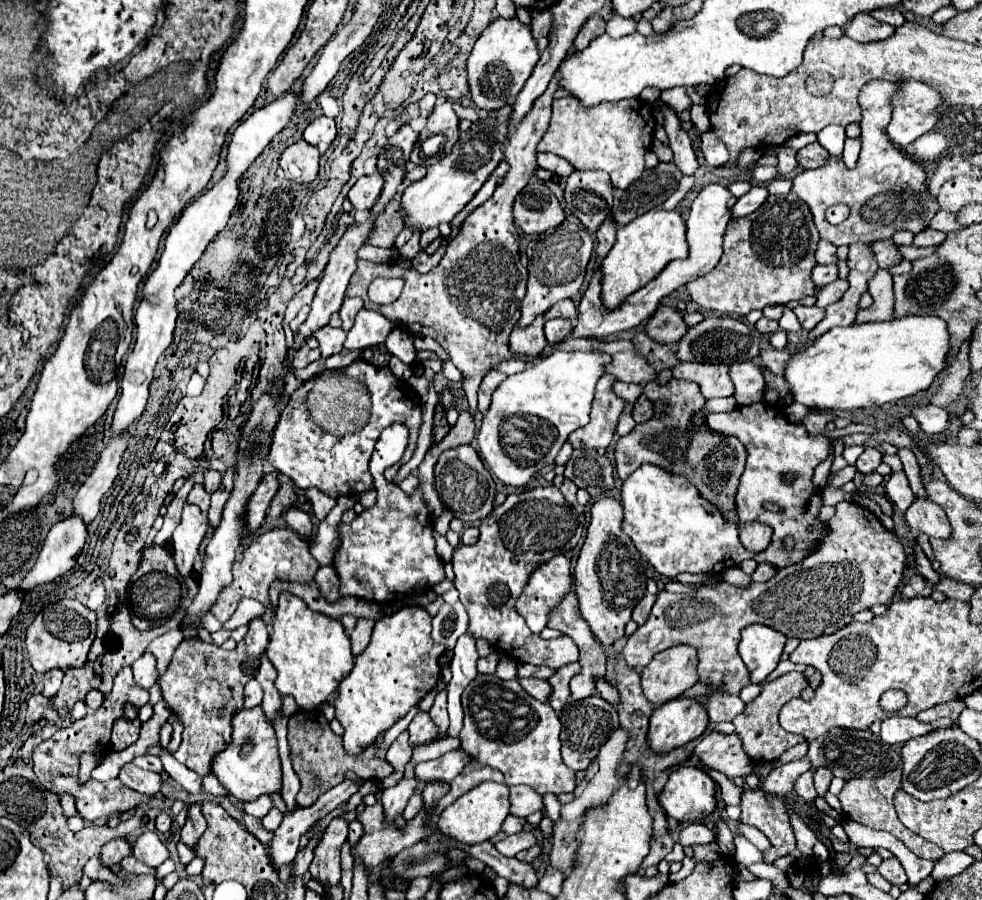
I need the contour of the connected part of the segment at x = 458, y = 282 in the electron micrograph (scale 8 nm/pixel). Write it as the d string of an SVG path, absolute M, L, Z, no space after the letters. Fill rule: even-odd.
M554 76L546 92L534 102L532 110L526 114L504 148L504 158L510 164L510 172L504 176L504 182L494 190L492 198L488 198L464 220L460 234L448 244L444 258L434 270L428 274L418 274L414 268L404 270L392 262L374 264L360 260L346 292L346 296L360 296L366 308L378 310L388 320L398 320L410 334L434 338L464 376L464 392L472 416L478 414L478 386L486 372L504 360L520 358L520 354L510 350L510 334L518 322L518 310L526 294L528 270L520 264L520 236L518 228L514 226L512 206L516 194L528 184L538 166L536 144L550 124L550 104L556 90L558 78ZM378 276L402 276L406 280L406 286L396 302L388 306L370 302L368 286Z

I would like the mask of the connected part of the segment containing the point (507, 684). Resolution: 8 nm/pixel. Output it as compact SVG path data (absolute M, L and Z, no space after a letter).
M478 674L462 694L464 728L460 746L478 762L500 770L508 786L526 784L538 794L562 794L574 790L574 772L562 762L562 724L550 704L530 698L518 680L502 680L496 674Z

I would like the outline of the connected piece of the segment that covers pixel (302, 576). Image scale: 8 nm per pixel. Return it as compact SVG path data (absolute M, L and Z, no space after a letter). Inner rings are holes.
M274 528L266 534L260 534L234 562L234 580L230 586L226 586L214 608L212 608L212 614L220 620L220 622L226 622L236 606L238 606L238 600L242 596L246 598L256 598L261 602L267 603L269 601L268 590L270 584L274 580L286 580L286 582L300 582L300 584L306 584L306 582L312 582L316 570L318 570L318 562L310 556L310 550L308 550L308 542L304 538L300 538L298 534L294 534L294 530L290 528Z

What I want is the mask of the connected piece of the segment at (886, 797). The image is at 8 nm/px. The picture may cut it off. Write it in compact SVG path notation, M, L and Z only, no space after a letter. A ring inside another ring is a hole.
M896 766L894 770L886 772L886 774L880 774L878 778L852 778L850 782L844 784L842 792L838 794L838 800L840 800L840 806L842 806L842 812L848 816L848 820L854 820L858 824L864 824L868 828L874 828L874 830L886 830L890 834L894 834L898 840L902 840L906 844L908 850L912 850L918 858L942 858L944 856L944 850L938 846L938 844L932 844L924 838L920 838L918 834L914 834L912 830L908 830L896 816L896 810L894 810L894 804L892 804L892 798L894 794L898 792L900 788L900 766Z

